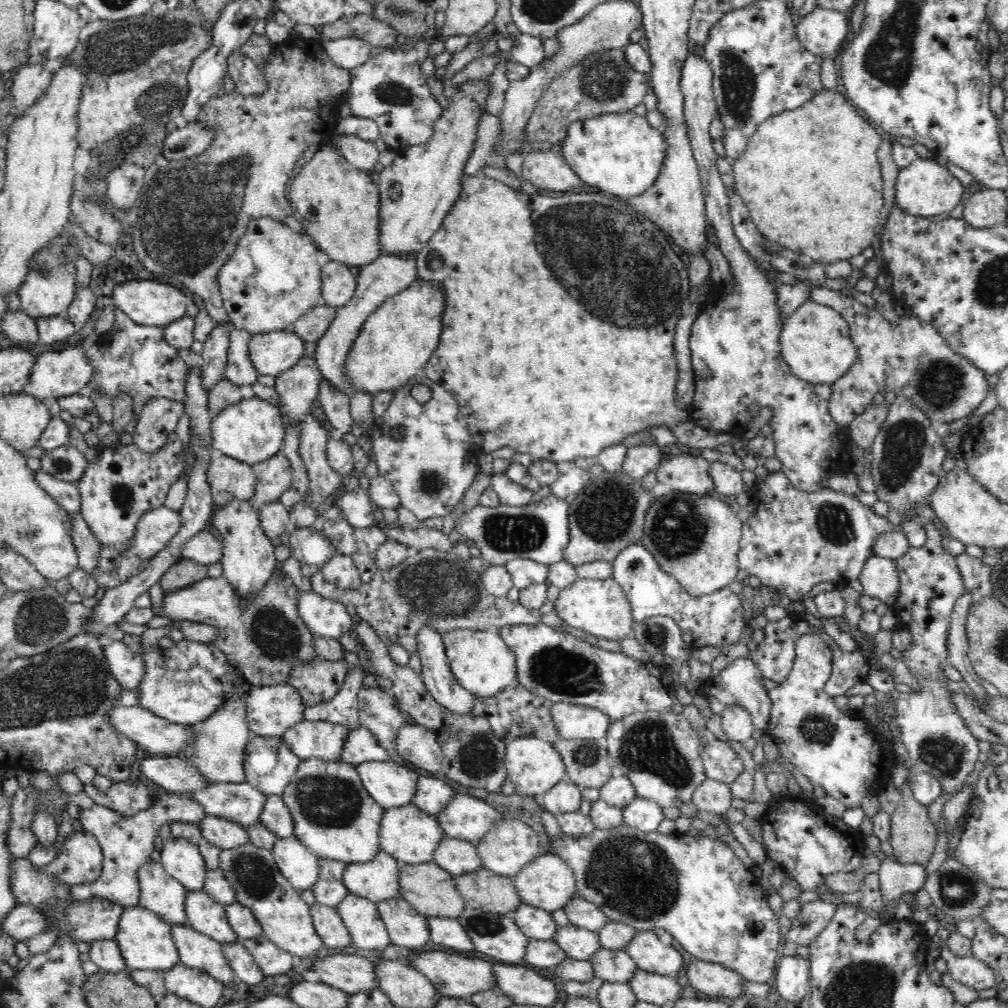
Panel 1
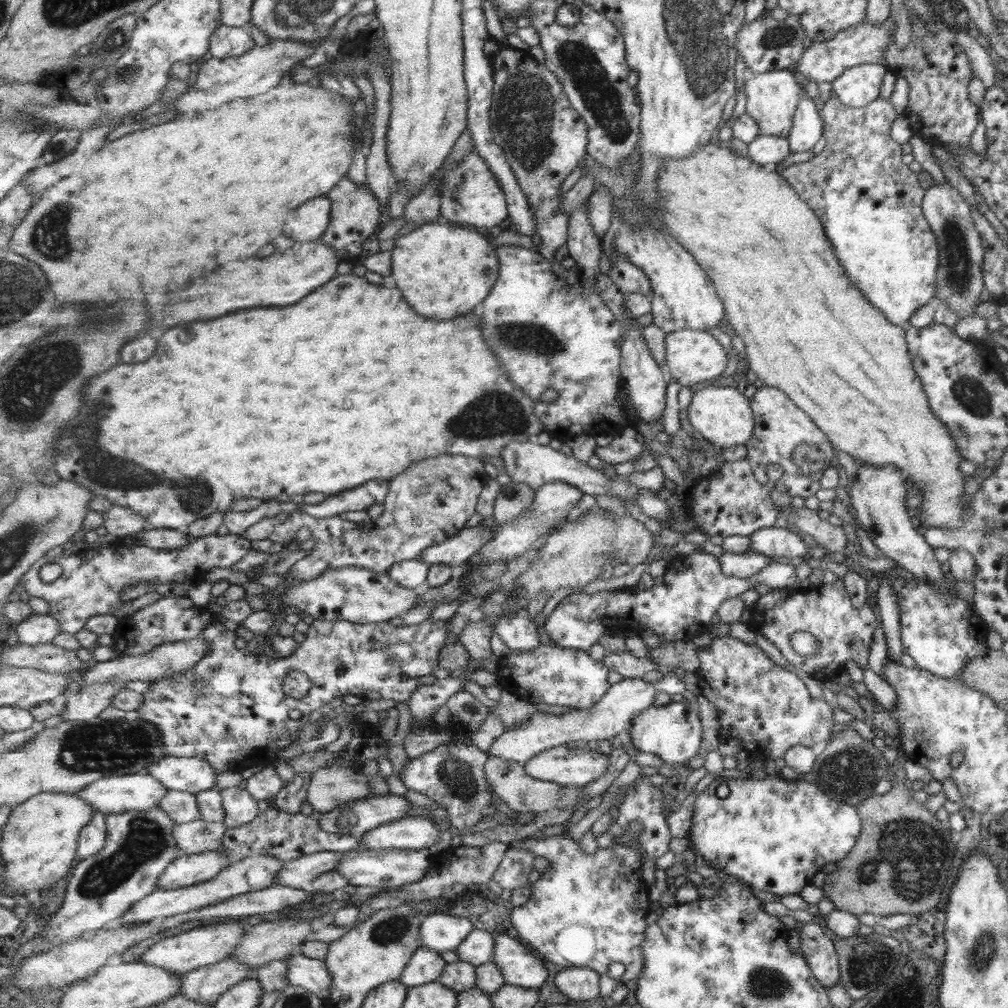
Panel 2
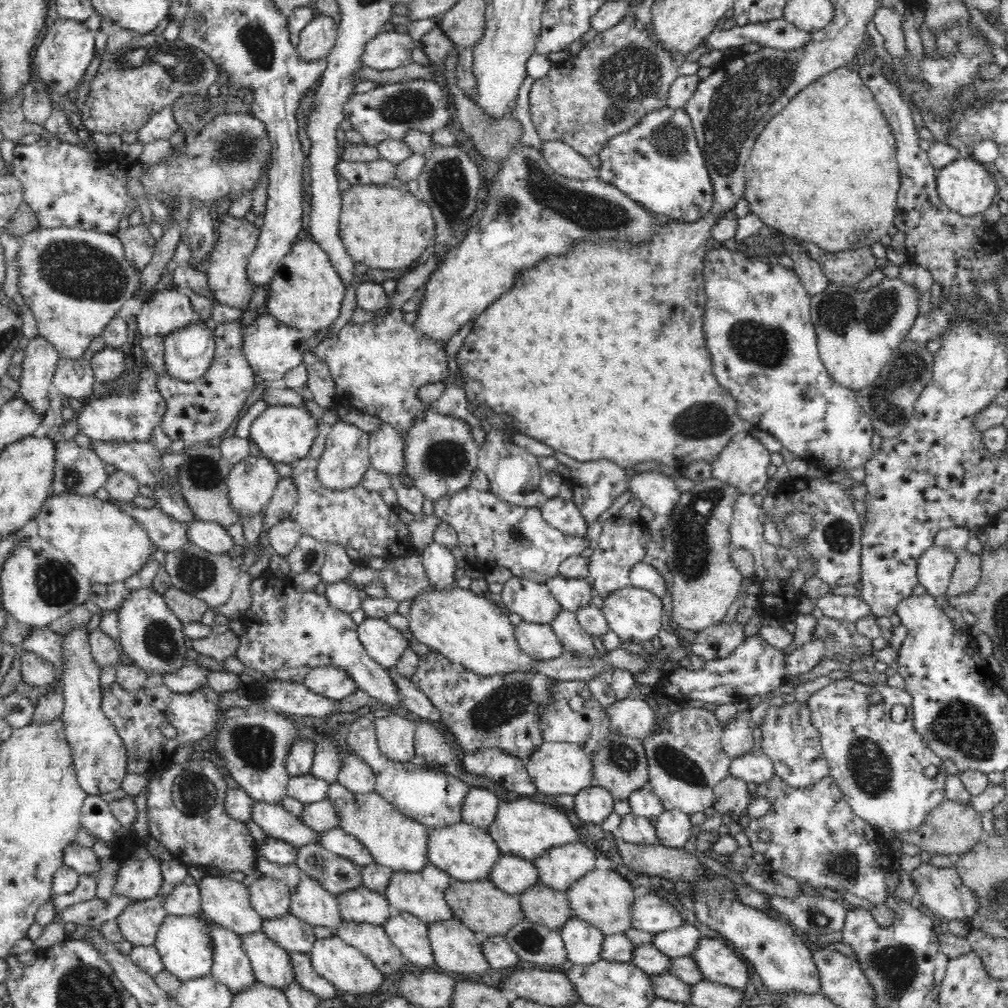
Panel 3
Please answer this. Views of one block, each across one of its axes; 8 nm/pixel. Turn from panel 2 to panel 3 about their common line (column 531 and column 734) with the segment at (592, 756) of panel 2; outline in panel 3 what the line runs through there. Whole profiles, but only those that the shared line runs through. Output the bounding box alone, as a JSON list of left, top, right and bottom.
[730,750,776,783]

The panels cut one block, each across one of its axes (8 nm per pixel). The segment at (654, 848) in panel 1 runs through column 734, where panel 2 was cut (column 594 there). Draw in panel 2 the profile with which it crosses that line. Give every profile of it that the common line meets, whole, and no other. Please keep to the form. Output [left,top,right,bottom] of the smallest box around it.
[512,831,651,984]

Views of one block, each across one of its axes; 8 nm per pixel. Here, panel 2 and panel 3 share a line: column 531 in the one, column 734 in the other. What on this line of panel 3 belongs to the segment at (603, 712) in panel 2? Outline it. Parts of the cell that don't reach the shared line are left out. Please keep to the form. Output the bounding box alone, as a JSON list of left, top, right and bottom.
[721,709,754,760]

